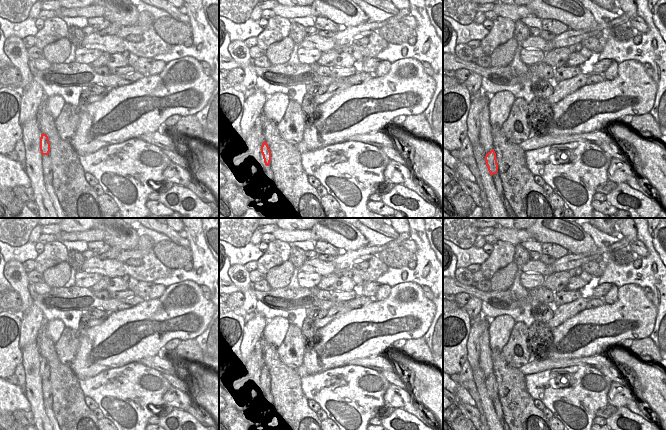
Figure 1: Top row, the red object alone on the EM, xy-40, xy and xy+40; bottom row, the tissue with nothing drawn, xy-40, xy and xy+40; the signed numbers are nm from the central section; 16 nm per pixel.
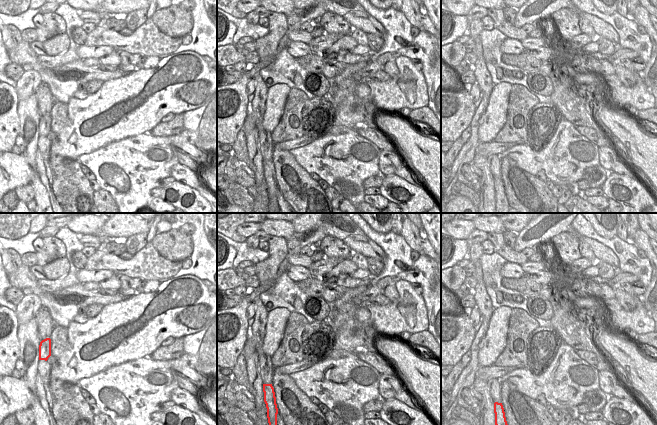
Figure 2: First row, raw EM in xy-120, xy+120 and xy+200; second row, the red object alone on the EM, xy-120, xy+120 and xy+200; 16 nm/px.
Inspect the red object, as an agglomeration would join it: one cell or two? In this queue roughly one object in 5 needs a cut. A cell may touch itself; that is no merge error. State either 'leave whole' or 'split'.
leave whole

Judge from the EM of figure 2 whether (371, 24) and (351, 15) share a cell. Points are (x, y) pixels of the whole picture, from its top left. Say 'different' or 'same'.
same

